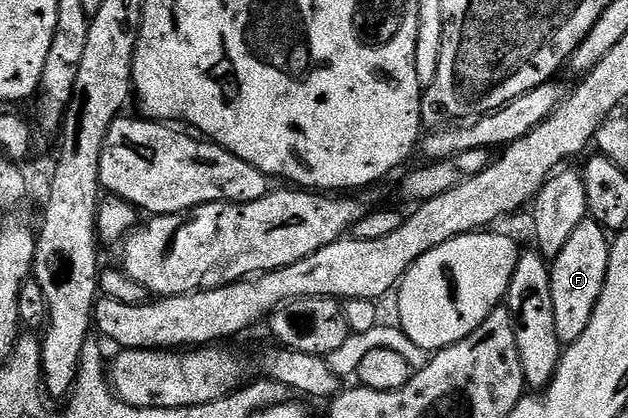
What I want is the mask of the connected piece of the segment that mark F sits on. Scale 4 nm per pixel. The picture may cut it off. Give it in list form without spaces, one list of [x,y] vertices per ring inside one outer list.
[[[587,218],[575,234],[567,238],[567,246],[563,246],[551,262],[551,306],[555,308],[555,334],[562,345],[574,344],[579,334],[587,330],[591,314],[595,314],[595,306],[599,302],[599,294],[603,294],[603,282],[607,278],[610,247],[611,240],[606,229],[596,220]]]

